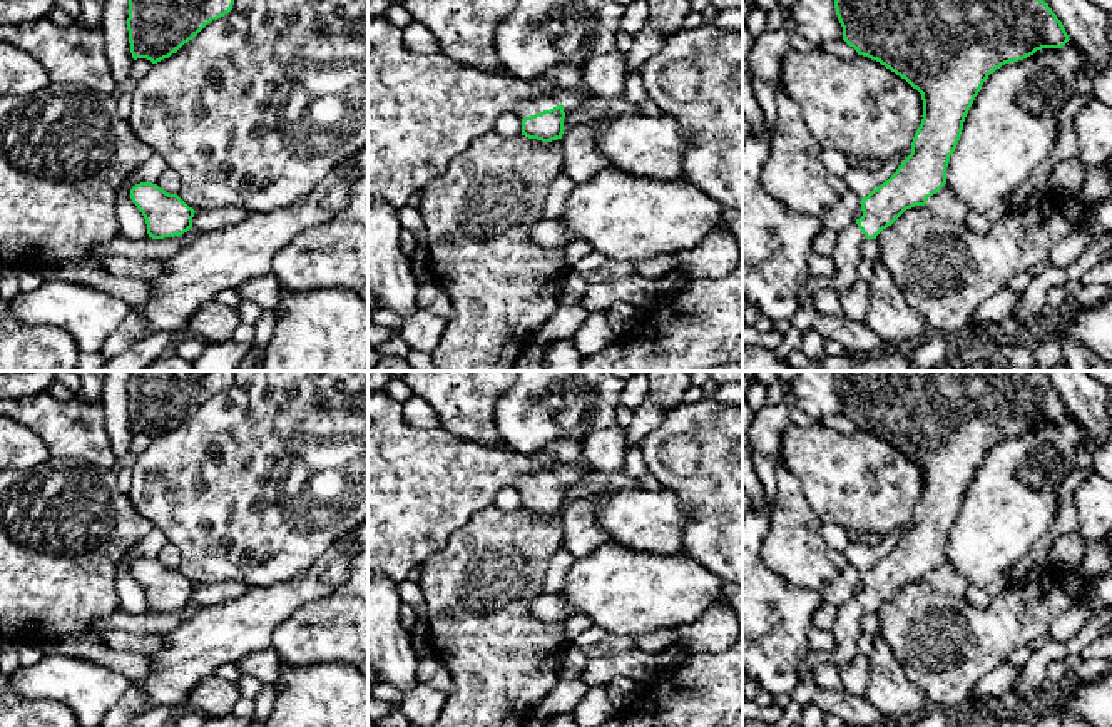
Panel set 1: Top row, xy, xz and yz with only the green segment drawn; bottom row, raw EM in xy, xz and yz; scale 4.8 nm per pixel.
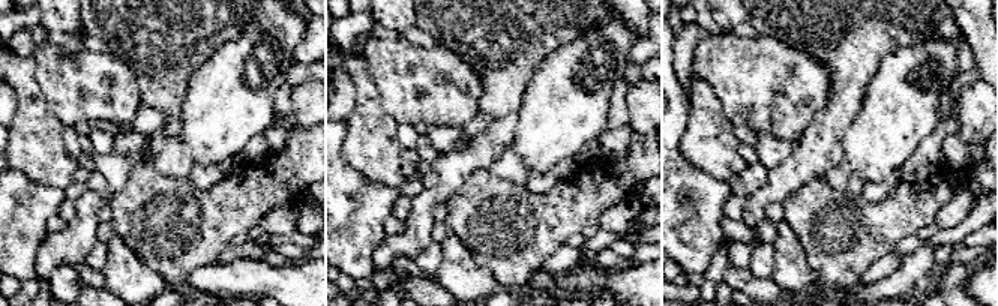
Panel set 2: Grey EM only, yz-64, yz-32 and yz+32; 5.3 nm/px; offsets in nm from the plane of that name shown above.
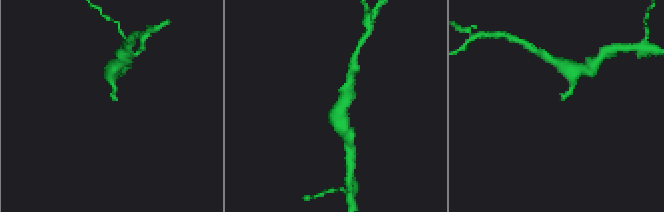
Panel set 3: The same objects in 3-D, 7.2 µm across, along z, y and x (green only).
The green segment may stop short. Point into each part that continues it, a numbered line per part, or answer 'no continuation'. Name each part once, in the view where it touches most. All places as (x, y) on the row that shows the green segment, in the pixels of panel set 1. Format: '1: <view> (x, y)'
1: xz (524, 109)

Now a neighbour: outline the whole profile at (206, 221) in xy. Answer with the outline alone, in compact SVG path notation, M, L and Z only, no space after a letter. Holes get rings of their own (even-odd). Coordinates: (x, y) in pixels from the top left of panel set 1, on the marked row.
M219 207L211 211L196 211L192 217L192 227L201 232L214 232L224 227L236 226L251 216L241 207Z

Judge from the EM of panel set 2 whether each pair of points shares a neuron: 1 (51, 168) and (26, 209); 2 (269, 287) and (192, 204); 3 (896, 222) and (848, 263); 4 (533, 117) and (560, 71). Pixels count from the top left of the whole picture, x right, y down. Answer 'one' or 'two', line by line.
1: two
2: two
3: one
4: one

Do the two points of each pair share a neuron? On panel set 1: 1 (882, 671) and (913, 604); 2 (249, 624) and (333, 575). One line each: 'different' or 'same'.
1: different
2: same

